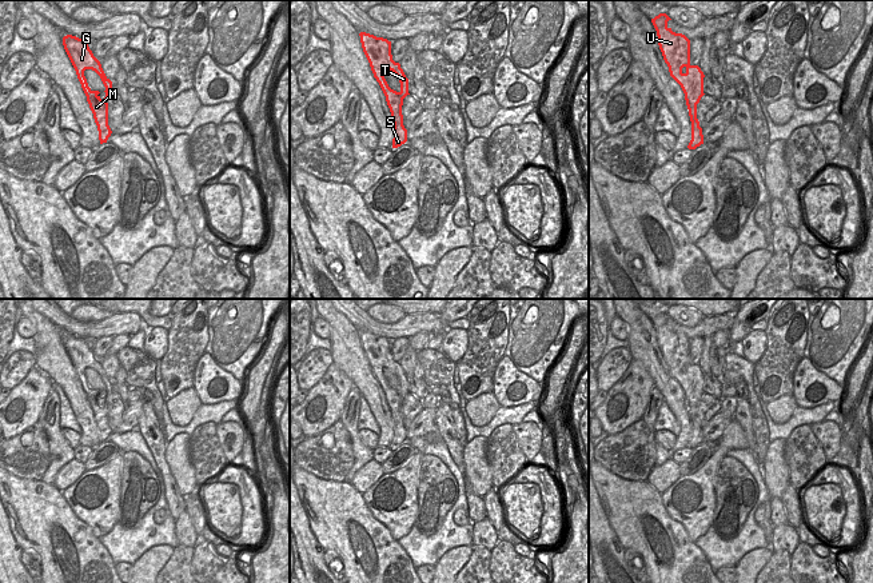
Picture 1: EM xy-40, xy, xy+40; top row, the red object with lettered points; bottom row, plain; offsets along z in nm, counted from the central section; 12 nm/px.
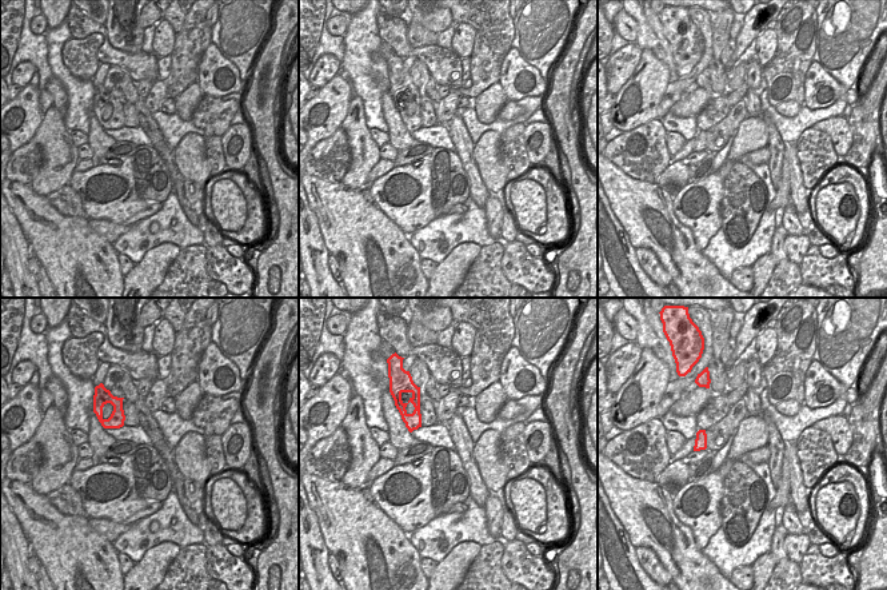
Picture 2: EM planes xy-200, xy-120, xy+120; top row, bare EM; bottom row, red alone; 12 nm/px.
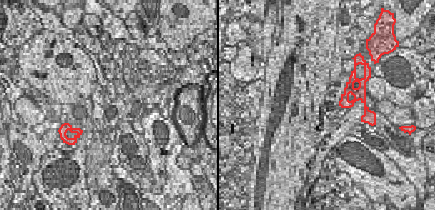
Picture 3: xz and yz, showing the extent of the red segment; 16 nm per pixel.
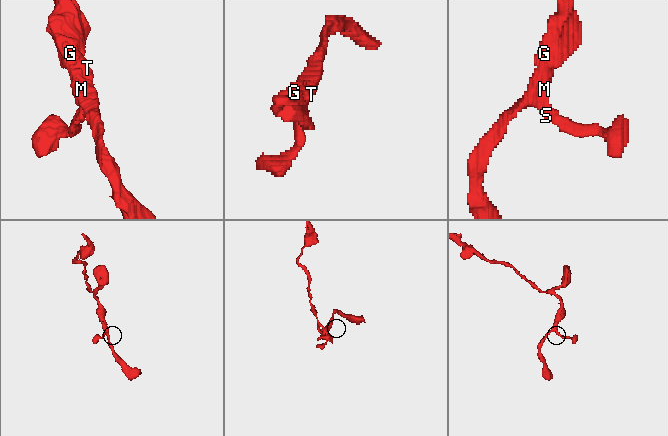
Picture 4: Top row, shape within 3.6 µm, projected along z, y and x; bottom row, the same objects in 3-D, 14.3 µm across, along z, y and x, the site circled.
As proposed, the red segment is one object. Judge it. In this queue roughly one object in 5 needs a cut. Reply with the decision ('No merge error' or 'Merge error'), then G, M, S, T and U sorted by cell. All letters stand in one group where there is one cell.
No merge error. Groups: G M S T U.

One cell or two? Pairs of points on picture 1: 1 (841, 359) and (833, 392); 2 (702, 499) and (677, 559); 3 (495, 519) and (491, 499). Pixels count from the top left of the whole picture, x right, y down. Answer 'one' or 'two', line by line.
1: two
2: two
3: one

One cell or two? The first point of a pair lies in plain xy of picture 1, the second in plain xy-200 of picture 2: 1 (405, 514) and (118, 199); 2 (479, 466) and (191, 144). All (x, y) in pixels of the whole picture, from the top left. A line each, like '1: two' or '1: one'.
1: one
2: one

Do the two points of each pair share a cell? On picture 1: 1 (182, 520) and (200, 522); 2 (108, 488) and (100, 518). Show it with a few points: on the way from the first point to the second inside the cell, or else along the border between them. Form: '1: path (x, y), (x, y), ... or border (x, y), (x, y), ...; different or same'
1: border (184, 510), (198, 535); different
2: path (107, 495), (100, 506), (100, 511); same

